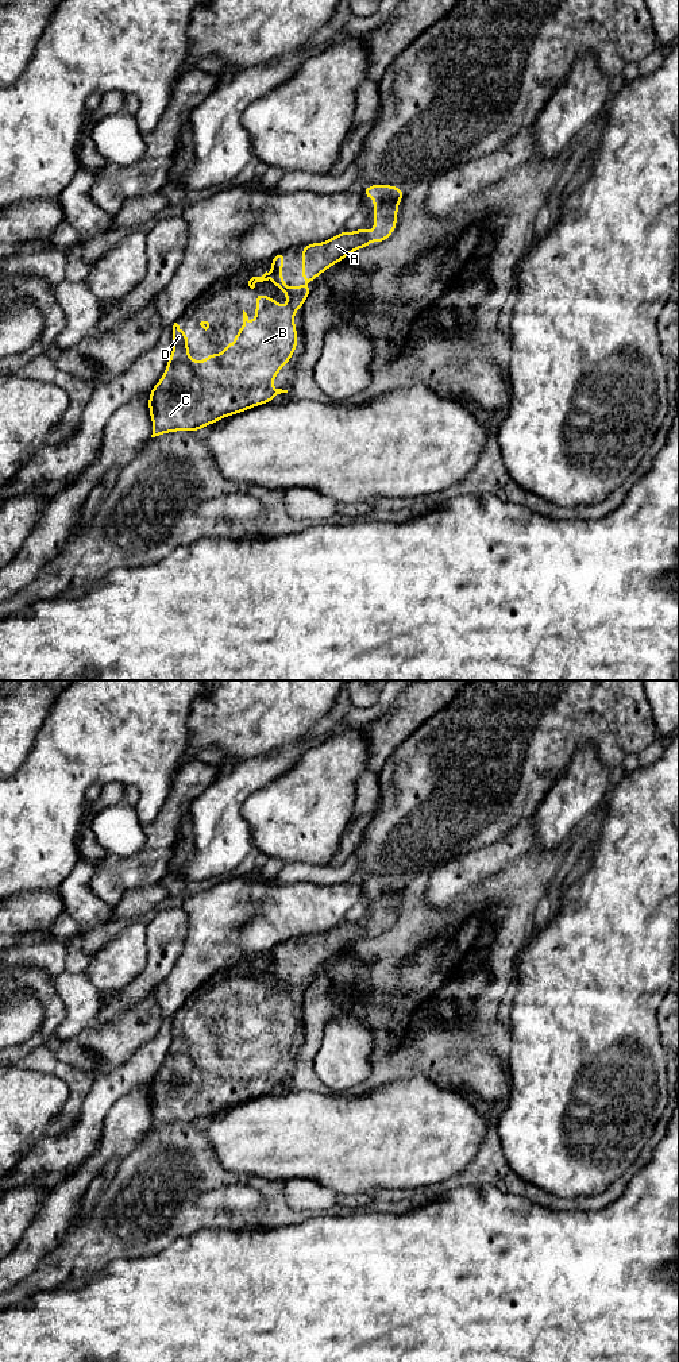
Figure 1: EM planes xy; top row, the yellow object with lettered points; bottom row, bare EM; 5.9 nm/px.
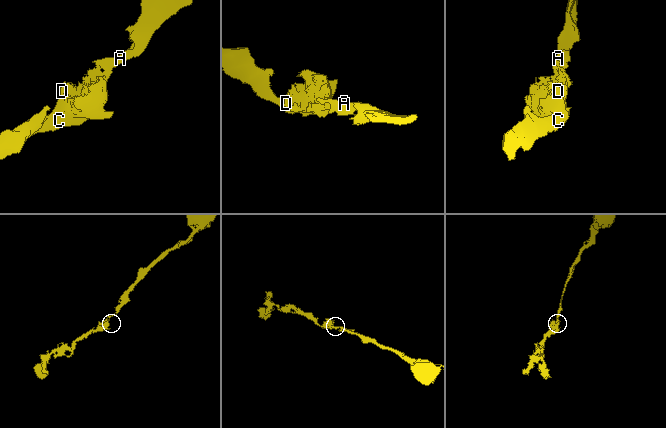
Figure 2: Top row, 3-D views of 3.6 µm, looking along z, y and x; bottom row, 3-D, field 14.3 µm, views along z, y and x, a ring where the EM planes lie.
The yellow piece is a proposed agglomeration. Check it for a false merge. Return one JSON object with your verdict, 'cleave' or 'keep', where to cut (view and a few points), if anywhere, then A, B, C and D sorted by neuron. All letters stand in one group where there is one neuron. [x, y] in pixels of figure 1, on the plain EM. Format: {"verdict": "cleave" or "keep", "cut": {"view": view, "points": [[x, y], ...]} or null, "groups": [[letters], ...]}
{"verdict": "keep", "cut": null, "groups": [["A", "B", "C", "D"]]}

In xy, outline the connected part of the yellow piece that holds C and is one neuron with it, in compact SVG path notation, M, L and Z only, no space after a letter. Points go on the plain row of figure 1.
M278 944L271 949L271 964L262 968L252 968L248 972L251 980L256 973L273 971L275 979L288 988L285 1000L281 995L263 984L255 987L255 1015L248 1012L243 1002L243 1018L236 1023L235 1031L224 1037L223 1046L208 1045L208 1050L198 1050L196 1054L189 1047L188 1025L177 1014L173 1016L173 1043L166 1061L159 1073L151 1080L148 1088L148 1101L153 1112L151 1128L177 1123L198 1122L227 1107L242 1104L261 1095L269 1095L277 1085L288 1081L275 1080L271 1073L279 1061L292 1050L298 1034L294 1016L294 1003L302 1002L302 995L312 984L310 977L285 977L281 960L285 957L285 944Z

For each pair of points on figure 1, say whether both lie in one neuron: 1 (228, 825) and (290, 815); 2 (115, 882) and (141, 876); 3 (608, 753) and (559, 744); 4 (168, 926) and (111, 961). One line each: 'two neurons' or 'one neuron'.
1: two neurons
2: one neuron
3: one neuron
4: two neurons

